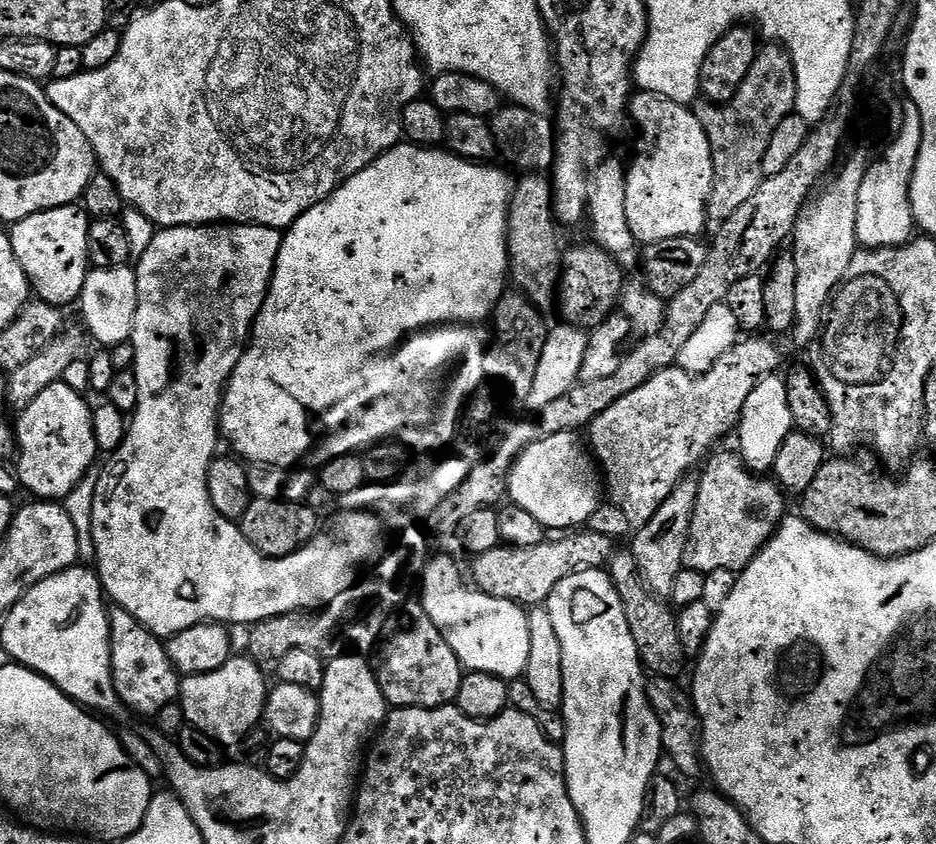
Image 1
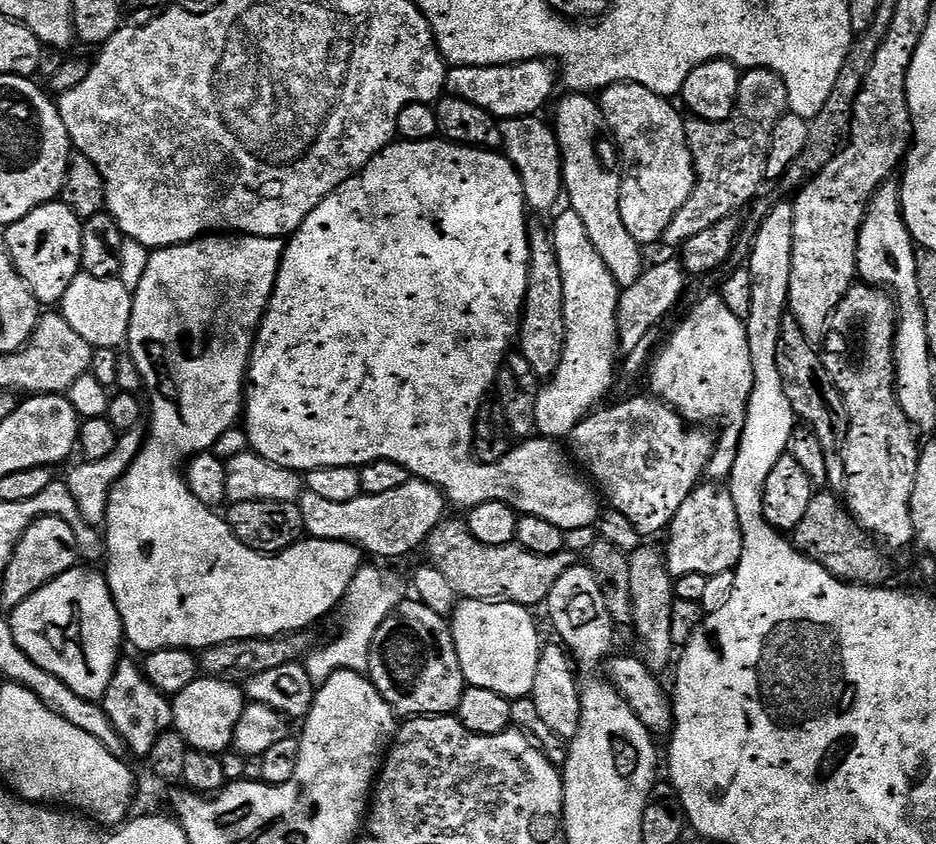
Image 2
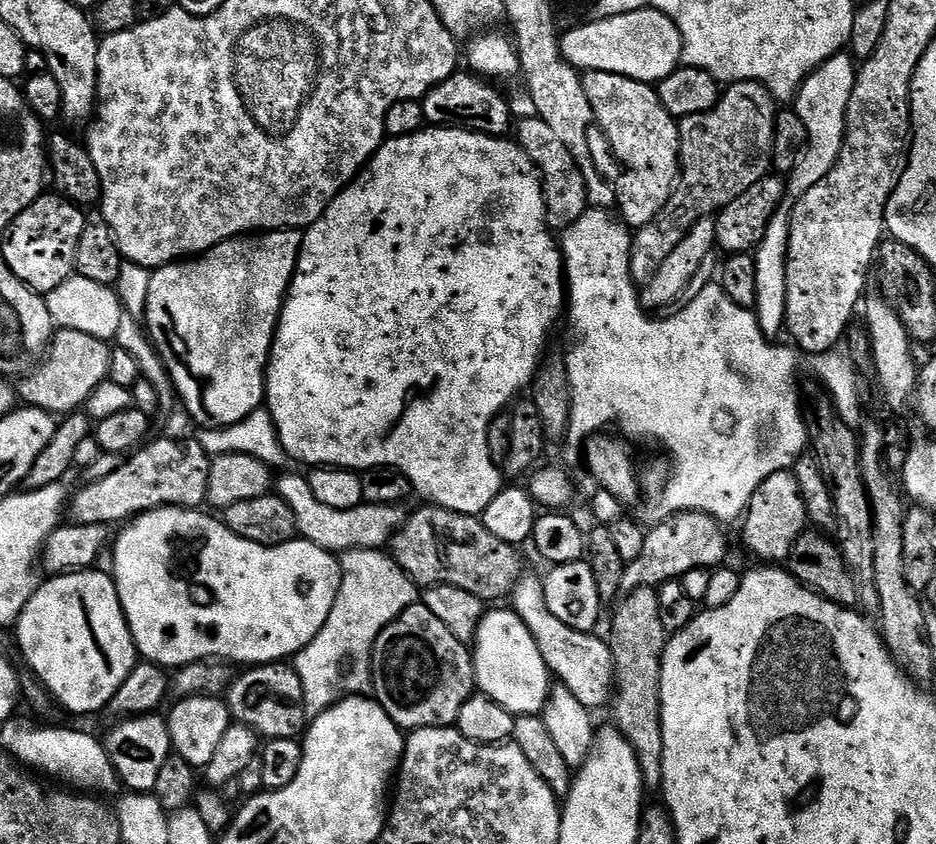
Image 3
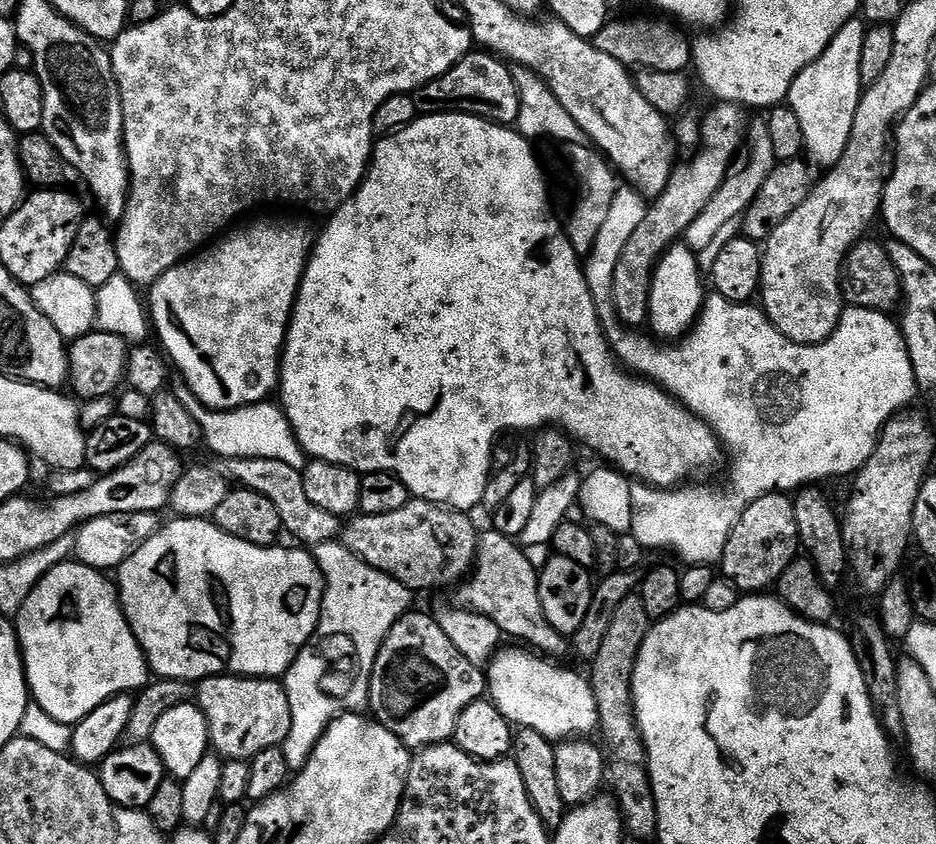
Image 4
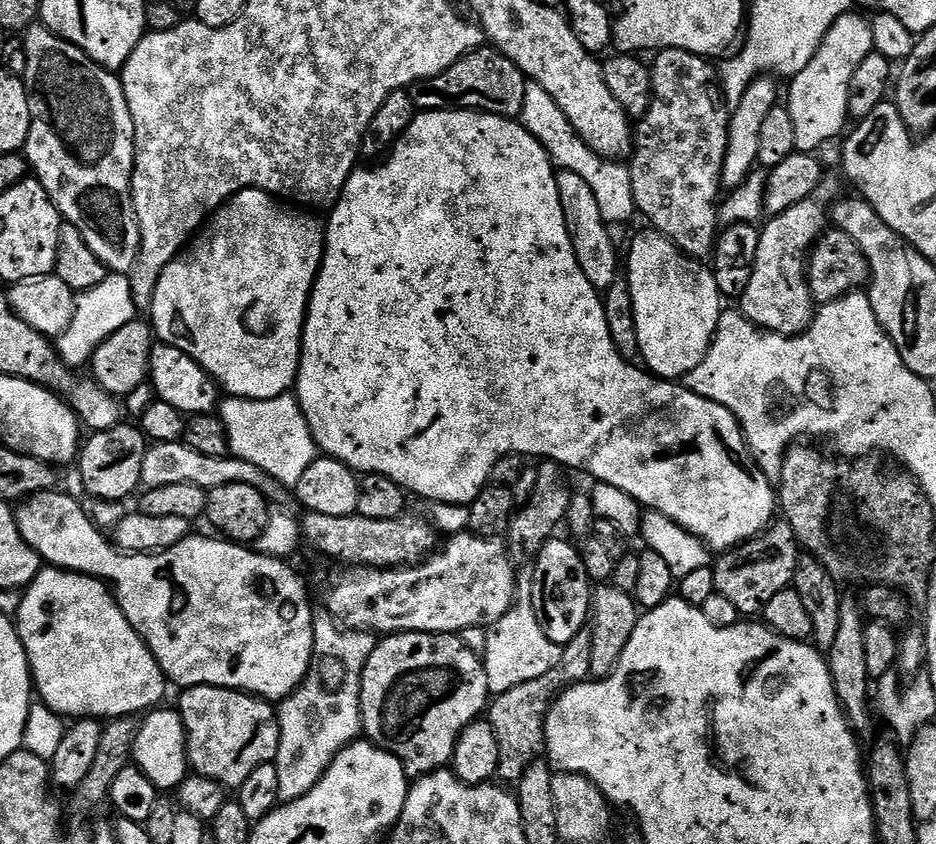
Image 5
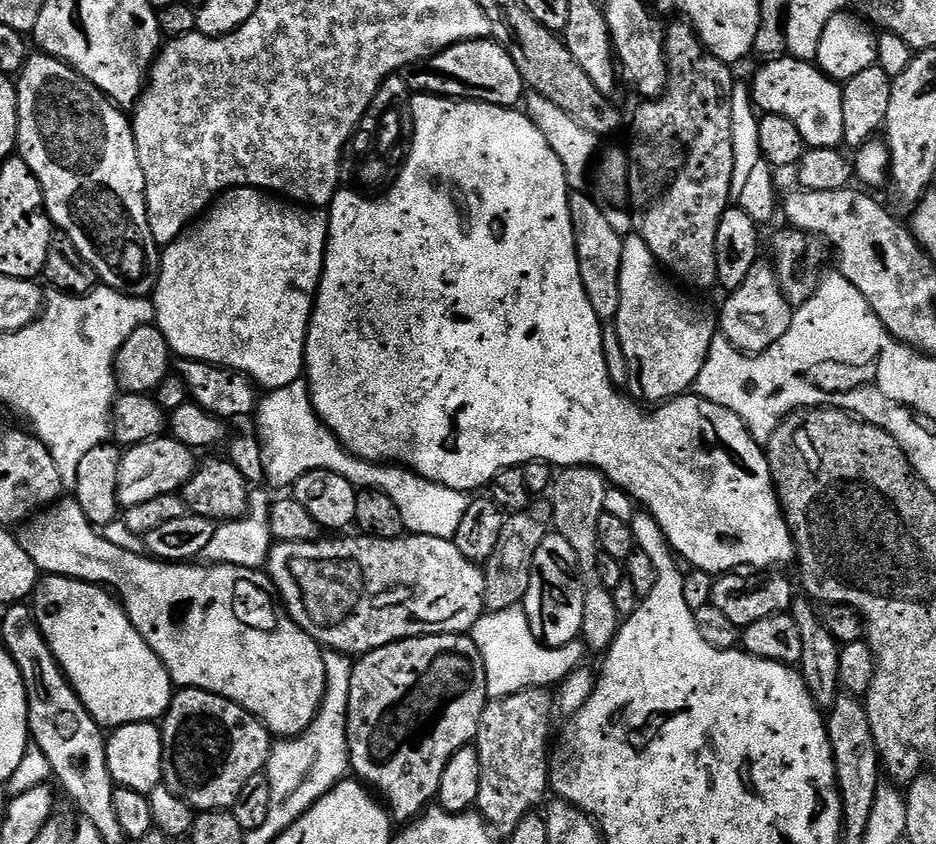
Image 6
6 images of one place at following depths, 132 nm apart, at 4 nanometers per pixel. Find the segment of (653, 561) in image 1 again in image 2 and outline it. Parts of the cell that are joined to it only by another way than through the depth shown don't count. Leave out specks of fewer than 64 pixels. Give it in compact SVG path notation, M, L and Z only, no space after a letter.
M641 546L629 555L630 562L630 598L632 599L632 623L634 633L644 647L642 659L653 672L663 673L663 668L674 660L674 645L670 638L670 610L674 606L676 590L674 577L668 572L666 556L656 548Z

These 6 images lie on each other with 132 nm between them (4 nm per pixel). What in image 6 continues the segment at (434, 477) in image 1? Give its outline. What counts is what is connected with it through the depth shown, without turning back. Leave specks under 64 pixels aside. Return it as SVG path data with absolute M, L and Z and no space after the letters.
M171 435L157 436L141 444L131 445L121 455L118 470L118 498L121 509L139 506L154 498L162 498L171 492L179 493L186 482L196 473L198 467L197 453L182 446L182 442L172 439Z

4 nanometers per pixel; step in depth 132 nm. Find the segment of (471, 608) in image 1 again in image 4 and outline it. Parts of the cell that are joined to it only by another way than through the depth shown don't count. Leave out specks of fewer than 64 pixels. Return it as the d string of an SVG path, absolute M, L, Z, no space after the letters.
M504 648L492 657L486 669L486 692L492 703L498 706L509 724L517 729L538 730L538 734L550 741L591 737L588 735L599 729L600 719L589 677L579 676L568 668L559 668L556 665L559 663L528 652Z

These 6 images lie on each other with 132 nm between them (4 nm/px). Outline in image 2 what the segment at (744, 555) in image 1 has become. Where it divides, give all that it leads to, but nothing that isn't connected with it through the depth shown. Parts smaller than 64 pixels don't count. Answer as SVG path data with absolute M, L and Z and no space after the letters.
M716 482L701 483L686 498L686 502L679 507L671 524L666 529L668 548L666 547L666 563L668 572L674 578L686 574L702 574L713 576L735 570L740 565L742 558L742 530L738 526L738 510L734 510L734 498L729 494L727 487Z

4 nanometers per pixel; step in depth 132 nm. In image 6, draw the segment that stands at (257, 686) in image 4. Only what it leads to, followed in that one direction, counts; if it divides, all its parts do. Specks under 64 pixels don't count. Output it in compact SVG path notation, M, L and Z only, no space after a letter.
M181 688L172 697L172 705L168 707L167 712L162 717L162 731L164 733L164 779L162 783L170 789L174 794L178 794L178 798L182 798L197 813L201 812L222 812L225 810L235 809L238 798L242 794L242 790L250 782L250 778L261 775L268 767L268 756L272 753L274 743L273 737L268 731L268 727L262 723L257 716L250 714L250 710L246 710L242 706L238 706L238 702L230 702L230 698L222 698L213 692L207 692L201 688Z

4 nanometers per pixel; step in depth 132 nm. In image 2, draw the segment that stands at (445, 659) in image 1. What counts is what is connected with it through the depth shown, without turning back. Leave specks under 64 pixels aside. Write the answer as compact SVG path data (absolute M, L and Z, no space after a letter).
M405 598L378 626L366 675L393 712L404 718L455 713L466 687L449 621L416 598Z

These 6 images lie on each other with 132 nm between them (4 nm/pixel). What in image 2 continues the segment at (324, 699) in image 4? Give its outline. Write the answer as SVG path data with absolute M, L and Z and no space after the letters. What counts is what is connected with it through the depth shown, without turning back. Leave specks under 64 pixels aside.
M361 567L360 573L350 582L347 594L342 601L344 608L344 629L329 644L313 647L306 657L306 667L313 684L319 686L330 678L330 674L350 670L367 673L370 662L370 646L378 626L395 612L396 607L406 598L404 580L392 572L383 572L380 568Z

